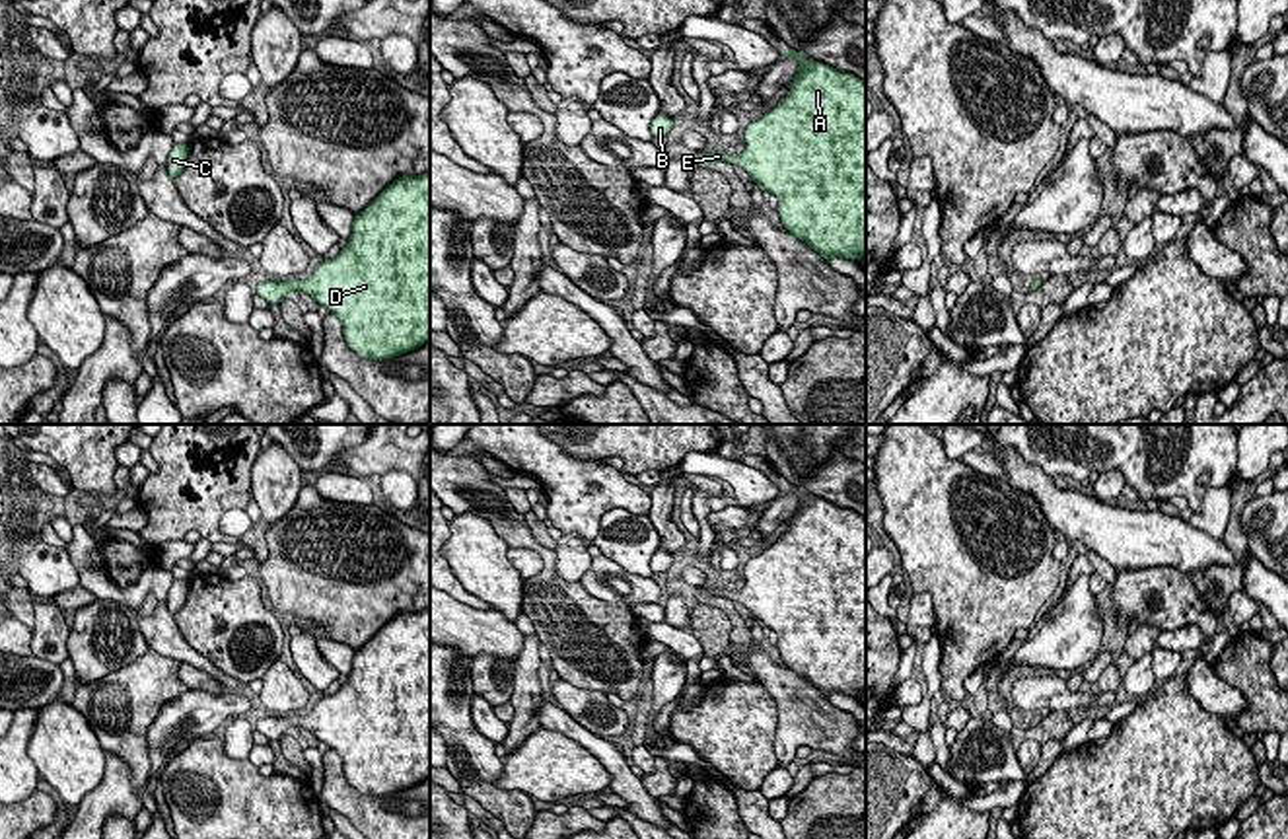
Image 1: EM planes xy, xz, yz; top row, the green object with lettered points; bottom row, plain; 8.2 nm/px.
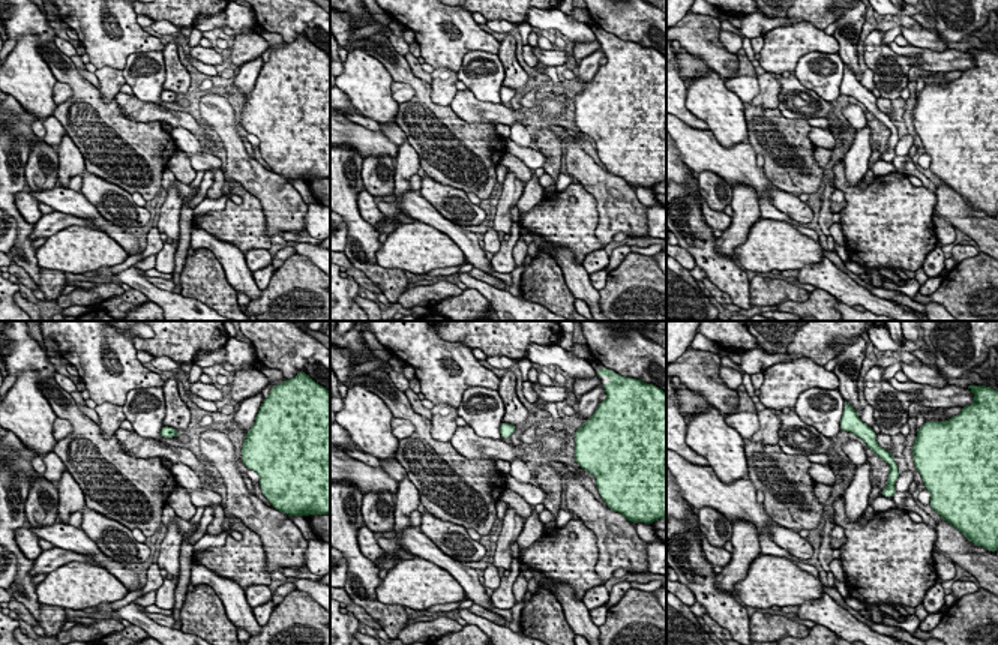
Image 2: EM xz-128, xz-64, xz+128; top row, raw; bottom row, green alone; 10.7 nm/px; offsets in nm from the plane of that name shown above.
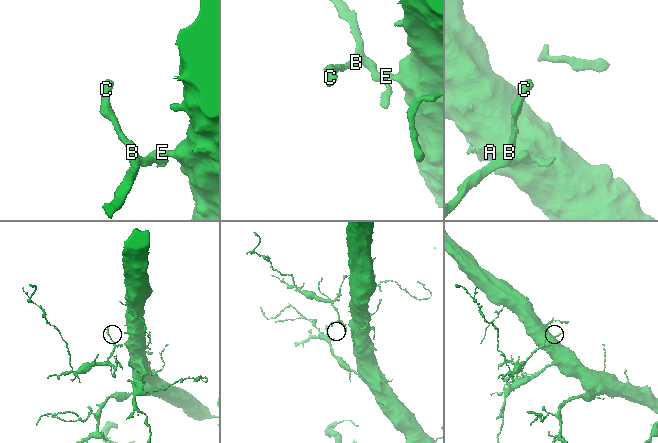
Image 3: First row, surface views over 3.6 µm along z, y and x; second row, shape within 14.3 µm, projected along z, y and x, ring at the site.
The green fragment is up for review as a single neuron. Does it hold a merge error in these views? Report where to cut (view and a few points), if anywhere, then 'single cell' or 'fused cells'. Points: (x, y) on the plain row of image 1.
cut none; single cell

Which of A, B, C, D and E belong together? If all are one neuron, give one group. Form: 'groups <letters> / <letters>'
groups A B C D E

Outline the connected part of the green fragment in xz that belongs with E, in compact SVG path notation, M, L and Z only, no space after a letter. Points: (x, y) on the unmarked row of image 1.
M784 483L780 494L790 492L800 498L788 522L790 529L745 563L745 586L739 592L698 586L695 596L700 603L714 598L743 603L763 627L778 635L776 648L786 668L805 677L827 699L831 693L858 697L866 693L866 518L819 496L809 500L805 491Z

